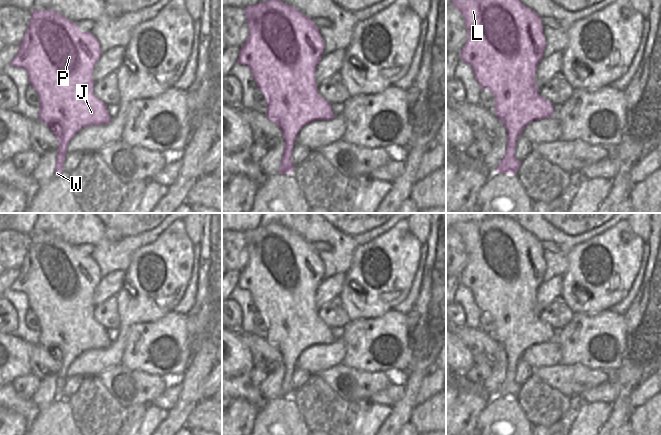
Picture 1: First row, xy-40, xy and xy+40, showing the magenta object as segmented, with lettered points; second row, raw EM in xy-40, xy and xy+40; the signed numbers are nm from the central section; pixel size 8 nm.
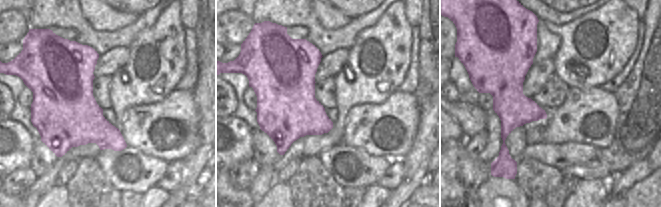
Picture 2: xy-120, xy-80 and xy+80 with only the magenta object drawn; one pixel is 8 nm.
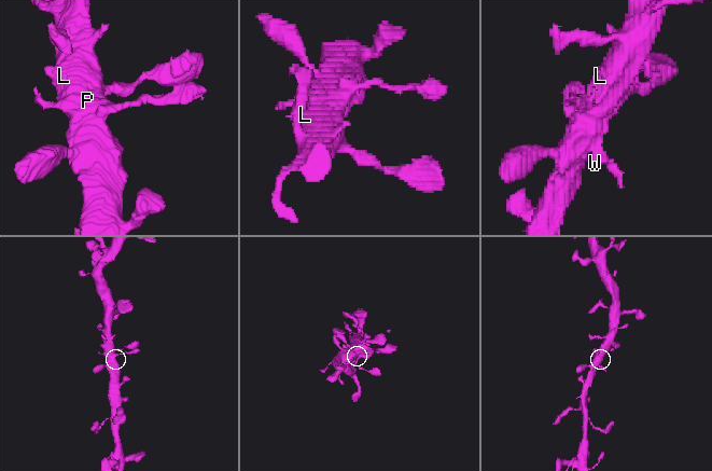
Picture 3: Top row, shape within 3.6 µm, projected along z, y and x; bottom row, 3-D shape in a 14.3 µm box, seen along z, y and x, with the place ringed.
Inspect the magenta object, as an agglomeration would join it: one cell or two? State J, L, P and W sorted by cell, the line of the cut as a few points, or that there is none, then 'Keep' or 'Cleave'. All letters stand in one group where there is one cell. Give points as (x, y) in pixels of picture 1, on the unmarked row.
Groups: J L P W. No split. Keep.

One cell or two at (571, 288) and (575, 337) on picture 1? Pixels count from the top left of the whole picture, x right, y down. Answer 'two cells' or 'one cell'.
two cells

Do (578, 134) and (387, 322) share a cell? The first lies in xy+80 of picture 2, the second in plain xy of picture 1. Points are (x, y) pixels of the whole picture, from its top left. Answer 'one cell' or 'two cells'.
one cell

